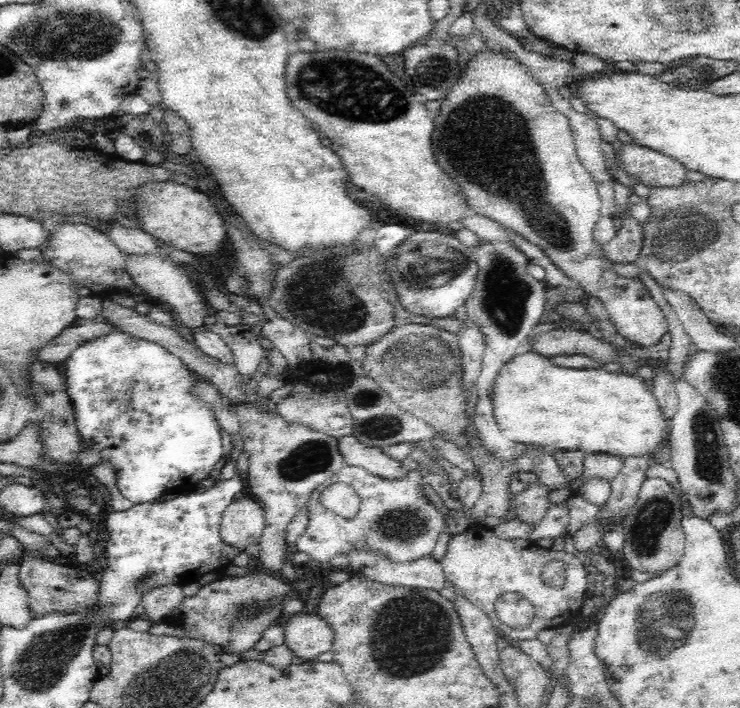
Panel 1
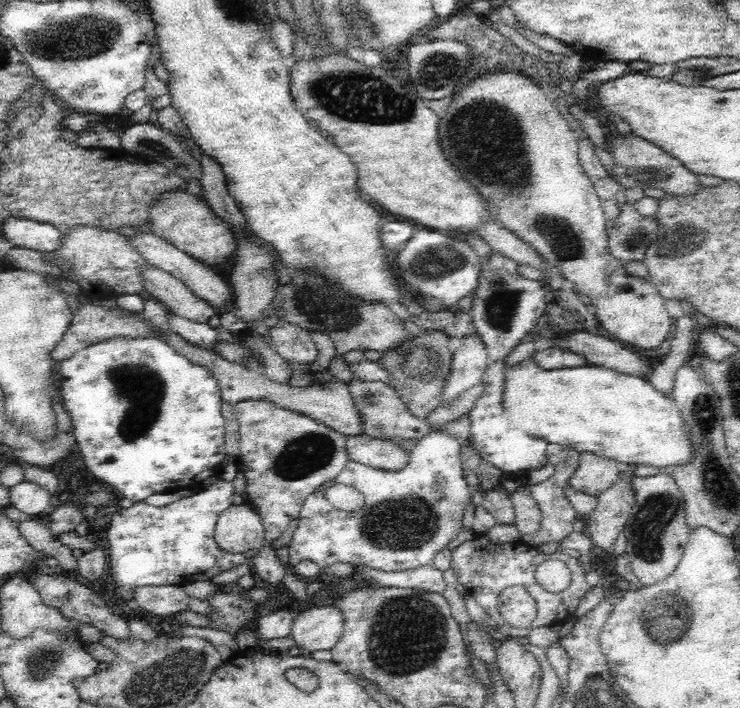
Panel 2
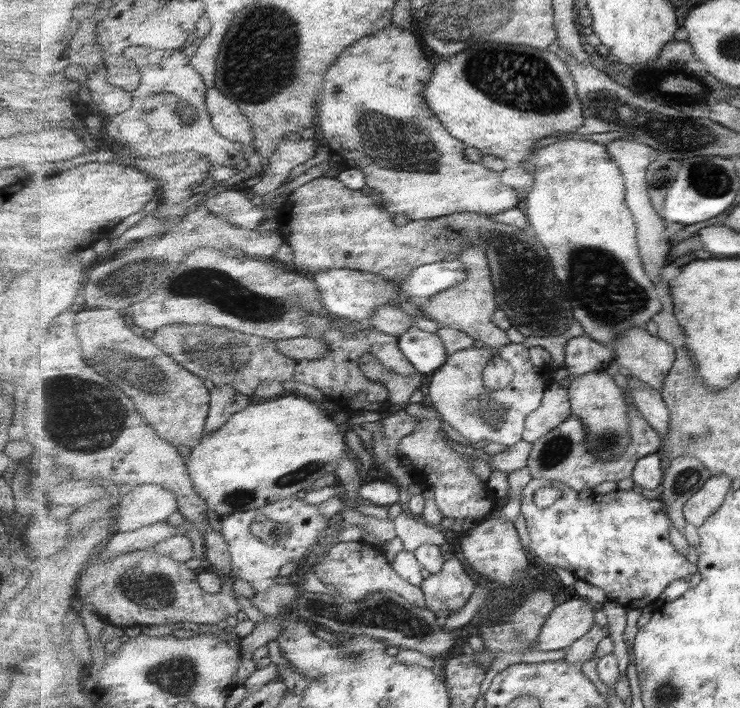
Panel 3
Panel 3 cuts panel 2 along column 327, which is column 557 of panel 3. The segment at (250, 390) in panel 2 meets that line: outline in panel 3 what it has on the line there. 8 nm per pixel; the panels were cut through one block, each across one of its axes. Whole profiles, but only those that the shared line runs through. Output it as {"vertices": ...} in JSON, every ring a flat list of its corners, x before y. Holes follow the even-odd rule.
{"vertices":[[556,378,545,392,540,409,528,416,523,440,531,444,537,443,541,437,563,424,563,421,569,419,571,415,572,405,568,386,561,386]]}

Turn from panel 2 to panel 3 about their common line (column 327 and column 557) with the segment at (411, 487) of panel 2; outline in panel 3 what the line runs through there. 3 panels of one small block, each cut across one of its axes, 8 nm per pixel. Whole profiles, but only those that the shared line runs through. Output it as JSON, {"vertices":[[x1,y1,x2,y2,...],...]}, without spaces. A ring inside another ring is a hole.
{"vertices":[[533,479,523,490,520,512,527,520,531,551,547,564,559,569,571,571,576,579,581,579,599,588,609,596,610,601,617,602,627,609,645,610,647,606,658,604,658,598,665,592,669,584,675,580,697,580,700,568,697,563,687,560,683,554,675,550,669,540,669,528,672,520,668,515,661,498,645,498,643,494,628,490,613,490,605,494,591,494,584,499,579,498,577,490,562,483,559,490,563,497,549,506,541,508,535,504,535,494,541,488,547,488,549,481]]}

